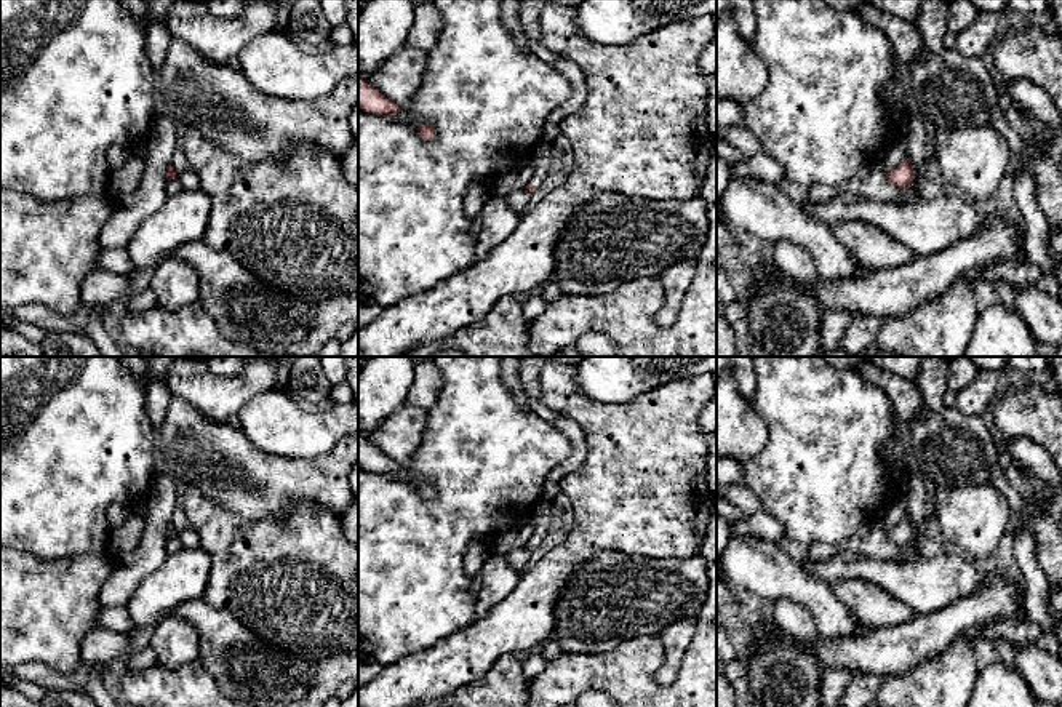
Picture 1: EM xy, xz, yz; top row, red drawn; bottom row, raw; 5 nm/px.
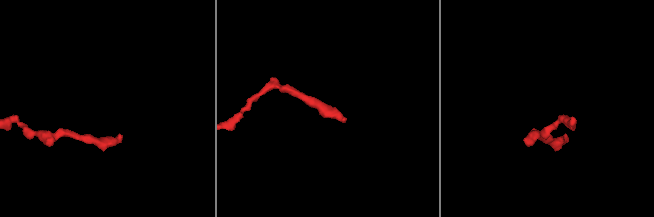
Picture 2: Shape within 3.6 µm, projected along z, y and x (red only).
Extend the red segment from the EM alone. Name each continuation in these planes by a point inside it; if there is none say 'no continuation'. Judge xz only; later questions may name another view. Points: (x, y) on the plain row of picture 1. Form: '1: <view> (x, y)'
1: xz (541, 515)

